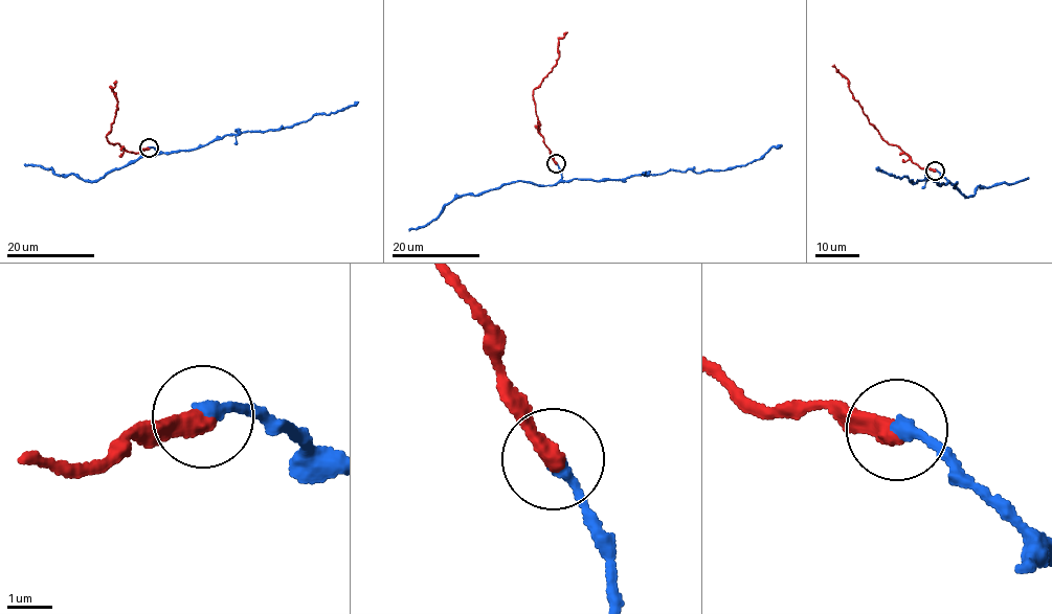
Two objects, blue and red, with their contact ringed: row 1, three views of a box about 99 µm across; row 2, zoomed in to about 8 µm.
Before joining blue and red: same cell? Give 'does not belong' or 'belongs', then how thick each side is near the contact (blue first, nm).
belongs; calibres 320 and 400 nm

